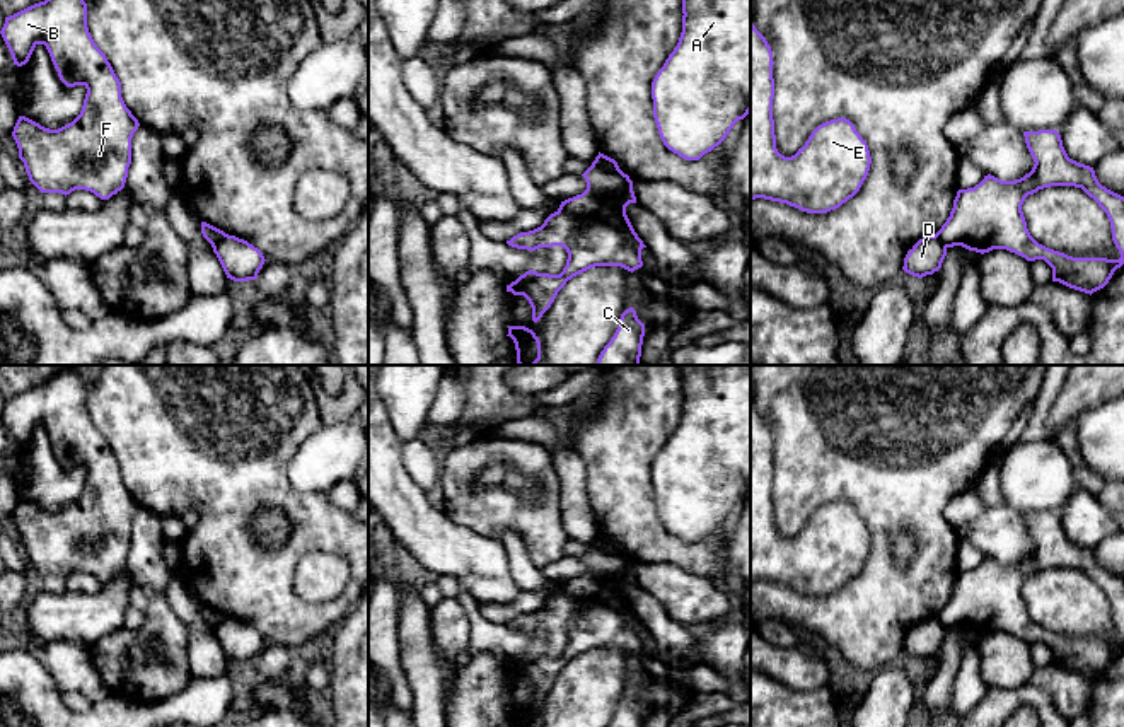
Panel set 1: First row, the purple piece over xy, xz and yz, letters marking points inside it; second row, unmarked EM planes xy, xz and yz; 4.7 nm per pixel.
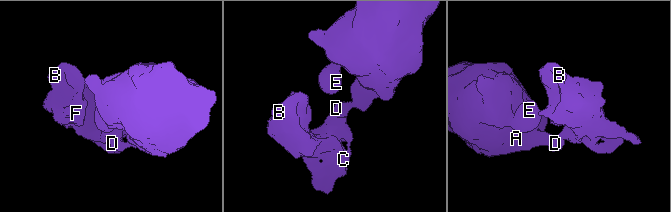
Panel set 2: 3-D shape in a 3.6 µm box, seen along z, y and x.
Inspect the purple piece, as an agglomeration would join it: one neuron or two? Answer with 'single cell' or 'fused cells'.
fused cells

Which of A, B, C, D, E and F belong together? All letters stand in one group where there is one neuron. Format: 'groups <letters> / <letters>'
groups A D E / B C F

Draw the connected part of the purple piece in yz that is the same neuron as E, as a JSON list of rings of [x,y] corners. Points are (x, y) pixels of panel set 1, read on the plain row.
[[[750,404],[750,584],[764,580],[827,596],[853,580],[868,558],[866,524],[846,500],[819,507],[791,539],[776,531],[773,433]]]

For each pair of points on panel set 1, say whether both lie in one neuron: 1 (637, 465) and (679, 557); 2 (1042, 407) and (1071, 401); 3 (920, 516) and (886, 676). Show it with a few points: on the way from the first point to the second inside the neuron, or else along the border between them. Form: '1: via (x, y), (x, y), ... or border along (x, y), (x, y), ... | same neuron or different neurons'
1: via (637, 487), (637, 514), (657, 535) | same neuron
2: border along (1065, 383), (1046, 422), (1054, 432) | different neurons
3: border along (887, 663), (874, 671) | different neurons

